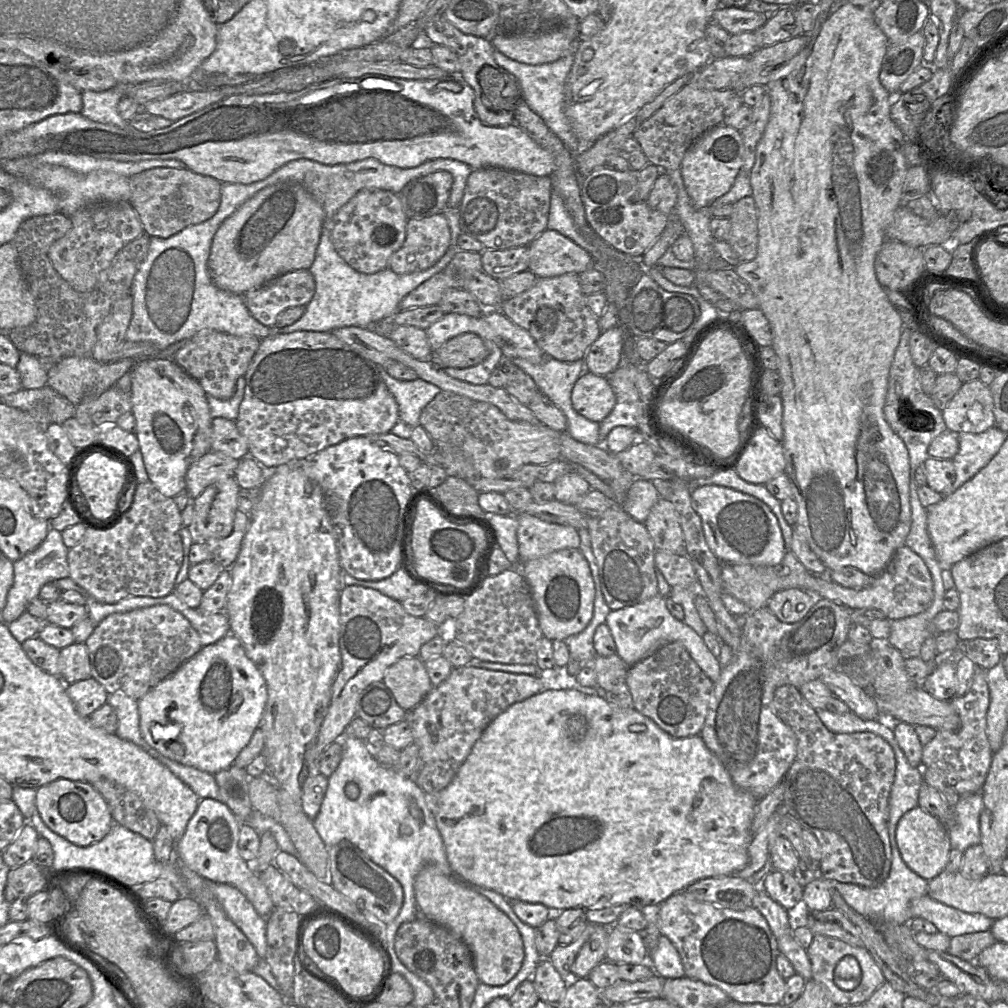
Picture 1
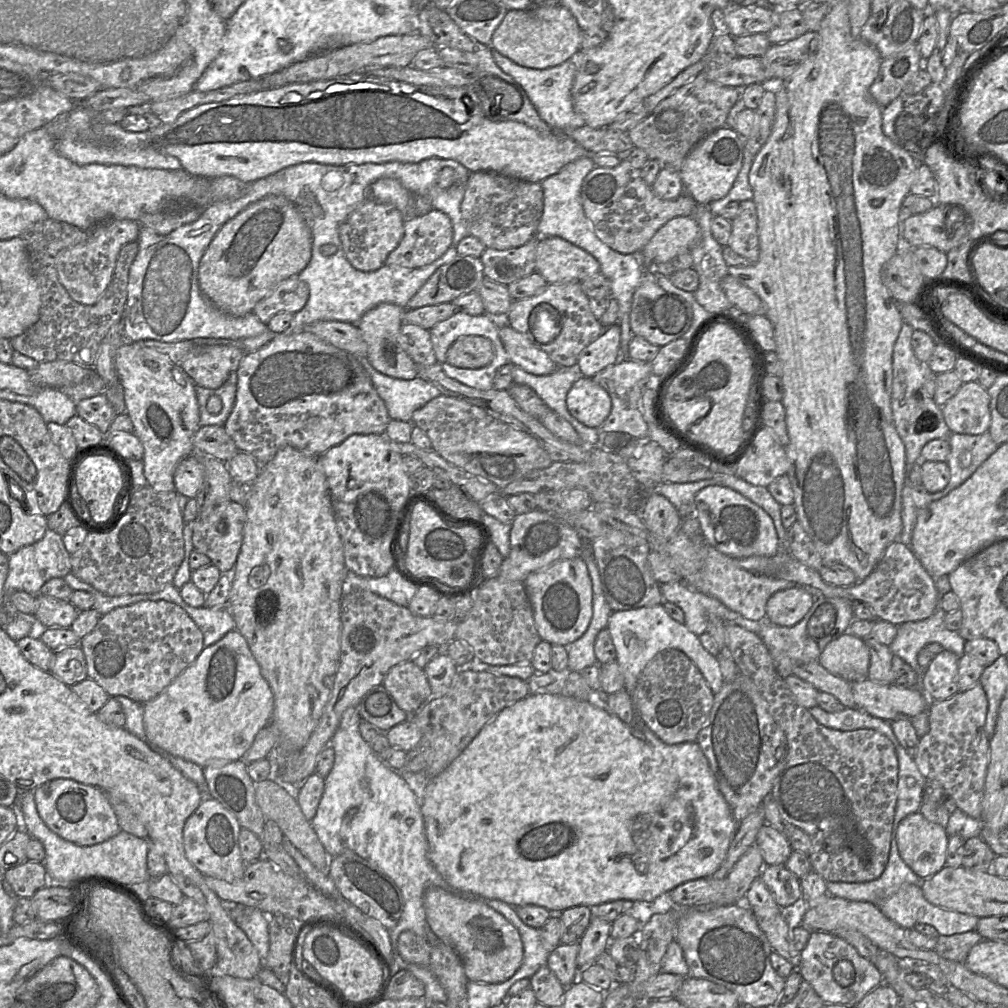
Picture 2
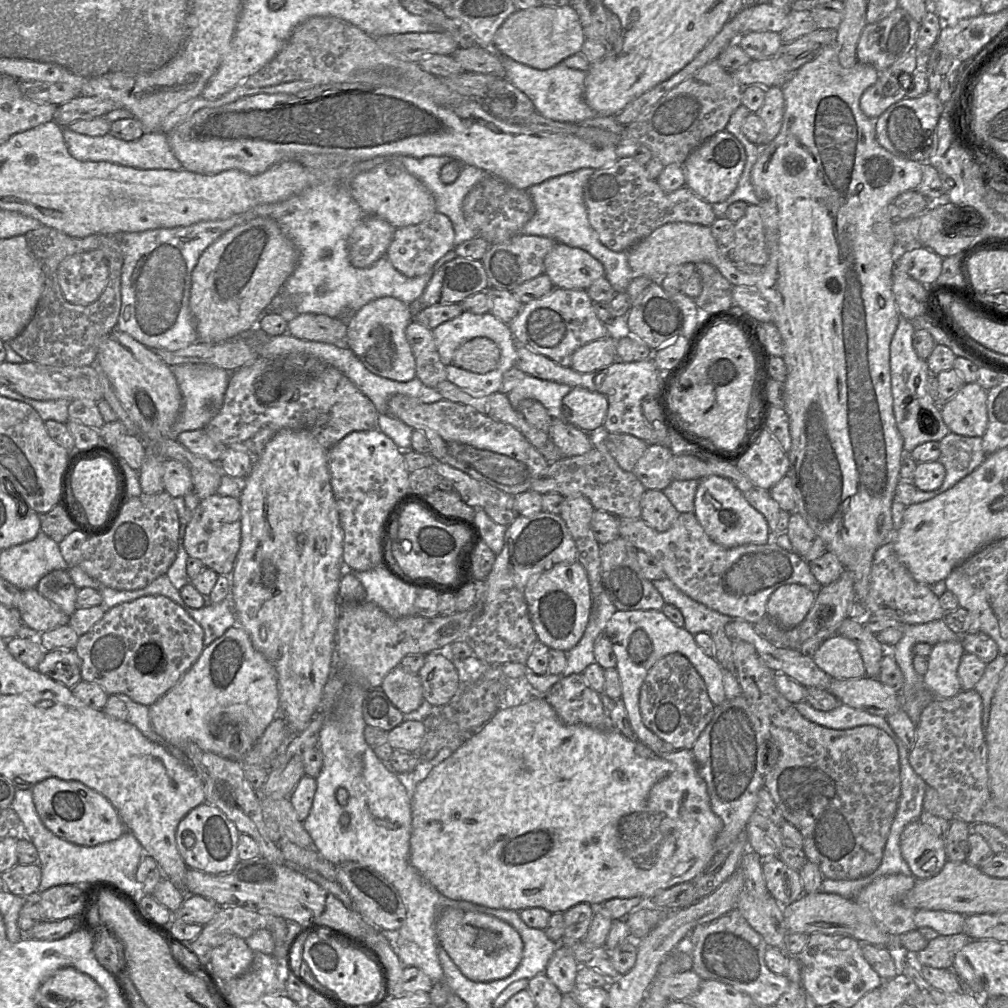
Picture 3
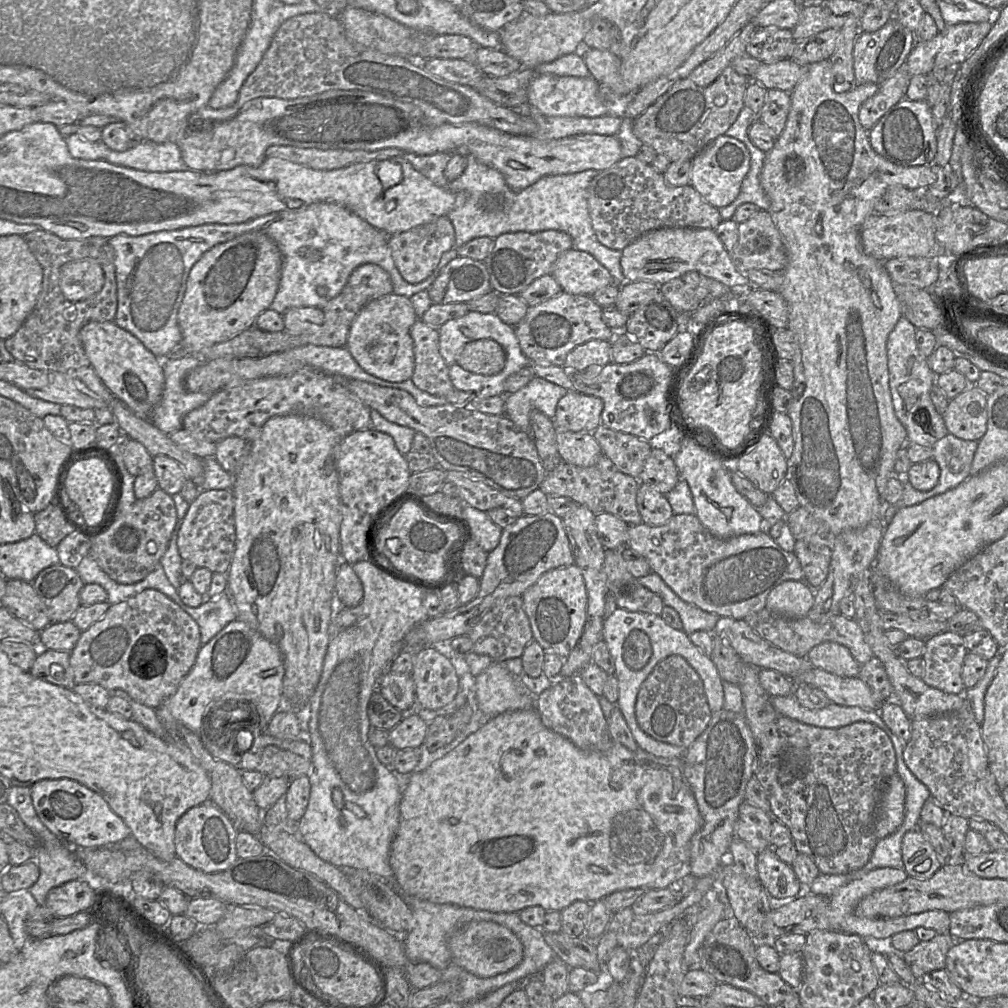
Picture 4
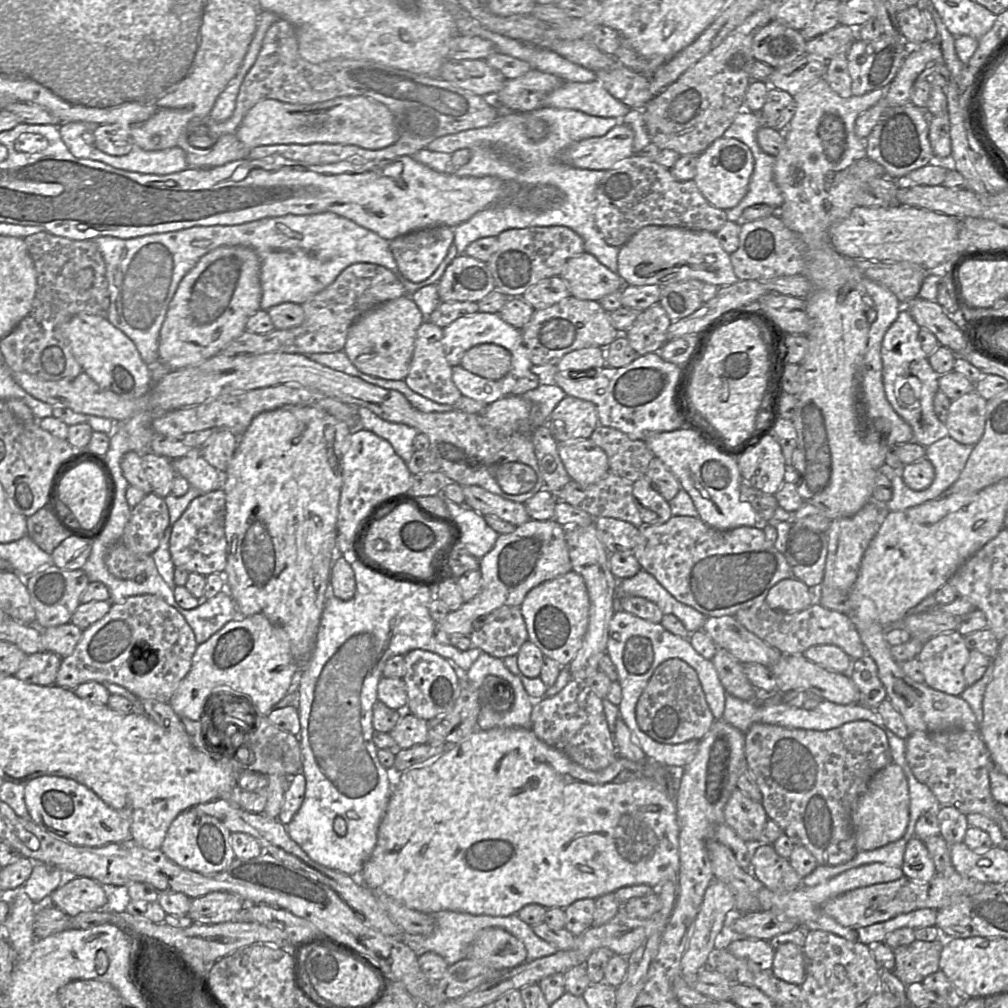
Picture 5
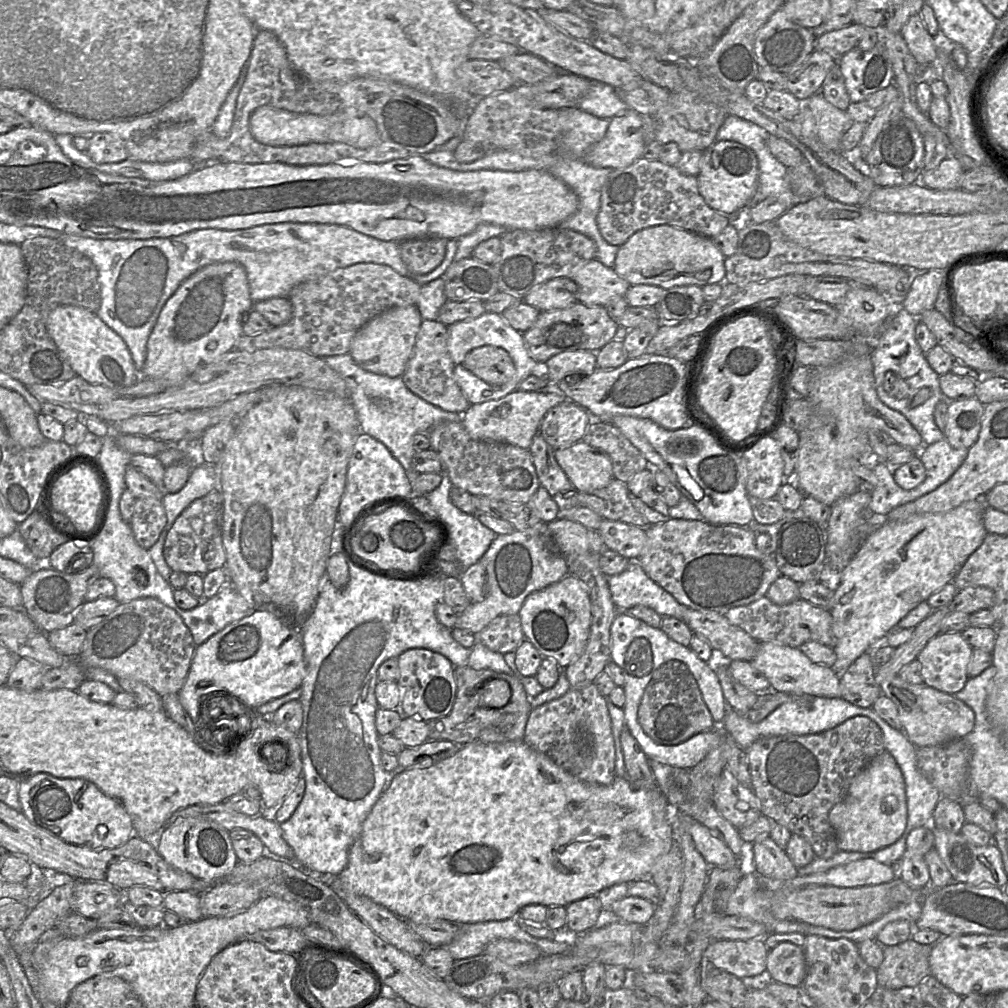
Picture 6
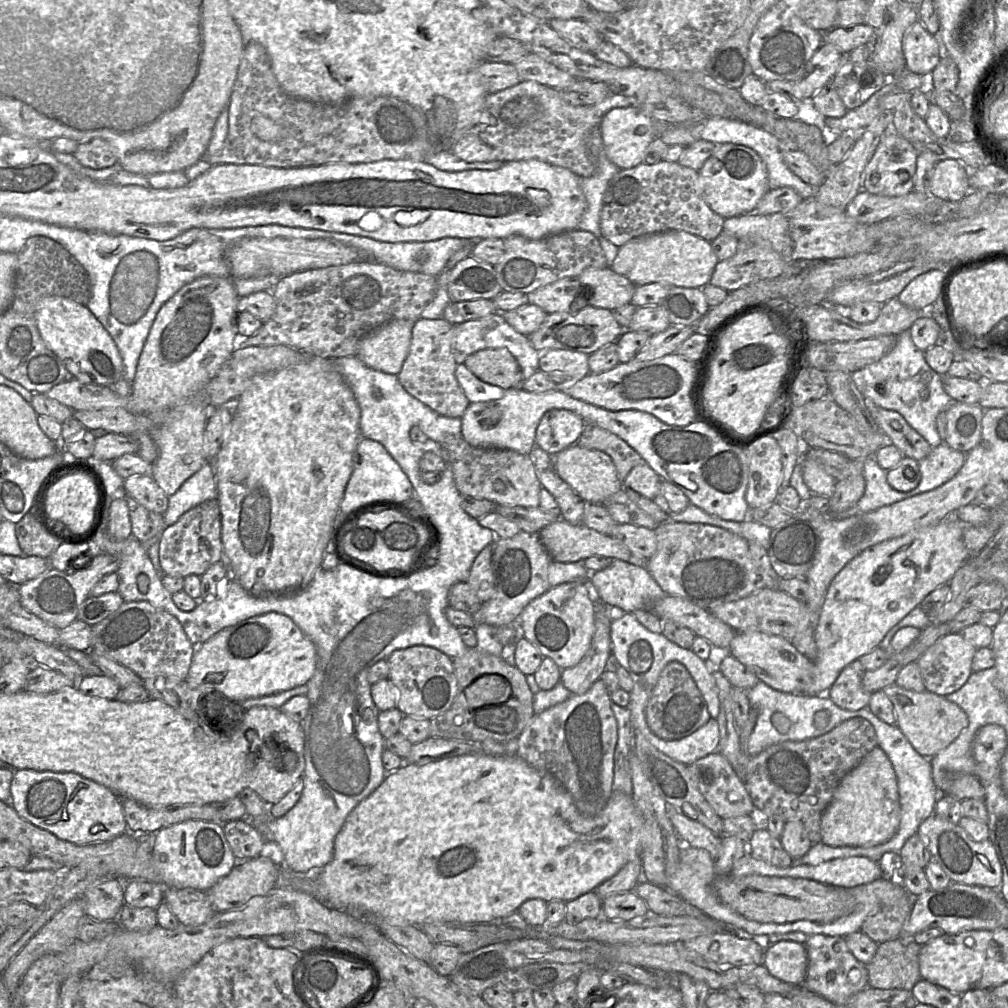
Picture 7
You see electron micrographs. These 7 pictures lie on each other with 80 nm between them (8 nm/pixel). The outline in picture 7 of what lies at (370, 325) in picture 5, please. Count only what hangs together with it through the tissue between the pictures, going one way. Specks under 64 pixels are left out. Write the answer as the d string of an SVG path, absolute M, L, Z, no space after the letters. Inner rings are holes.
M405 319L387 322L362 338L356 356L372 369L398 375L409 352L414 323Z

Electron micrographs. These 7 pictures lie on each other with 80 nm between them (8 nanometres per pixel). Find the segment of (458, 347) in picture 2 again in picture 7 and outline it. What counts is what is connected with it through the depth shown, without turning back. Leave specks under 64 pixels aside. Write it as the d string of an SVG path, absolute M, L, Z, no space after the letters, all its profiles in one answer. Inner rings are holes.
M483 349L469 355L463 363L481 381L504 389L521 388L523 373L507 349Z

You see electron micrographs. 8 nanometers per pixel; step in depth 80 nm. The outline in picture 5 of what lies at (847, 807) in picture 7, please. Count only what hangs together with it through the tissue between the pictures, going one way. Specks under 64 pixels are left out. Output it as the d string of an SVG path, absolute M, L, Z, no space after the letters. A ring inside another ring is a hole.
M893 761L870 779L852 815L856 849L870 851L899 840L905 833L909 819L909 792L902 768Z

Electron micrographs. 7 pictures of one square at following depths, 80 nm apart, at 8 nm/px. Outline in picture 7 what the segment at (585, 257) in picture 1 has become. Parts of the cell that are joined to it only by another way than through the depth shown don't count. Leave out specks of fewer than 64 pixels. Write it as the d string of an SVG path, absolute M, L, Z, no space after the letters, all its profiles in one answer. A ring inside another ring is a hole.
M611 267L586 268L576 279L587 289L587 305L610 311L629 304L636 289Z

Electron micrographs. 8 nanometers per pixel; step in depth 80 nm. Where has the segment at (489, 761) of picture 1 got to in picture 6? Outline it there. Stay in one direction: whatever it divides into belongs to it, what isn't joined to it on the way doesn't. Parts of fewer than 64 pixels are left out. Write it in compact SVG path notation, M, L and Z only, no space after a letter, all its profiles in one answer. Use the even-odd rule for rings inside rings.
M523 740L521 741L508 741L501 743L485 744L480 741L474 741L463 745L455 754L440 760L434 764L411 766L409 768L399 768L397 771L392 772L392 778L390 779L387 787L382 792L381 796L371 809L370 813L362 824L362 830L359 837L355 840L348 852L348 863L347 866L338 874L340 880L345 883L347 888L356 894L369 897L376 903L386 907L400 918L407 922L434 922L435 920L447 920L455 924L467 924L467 923L478 923L488 921L501 921L509 918L518 916L518 912L521 908L529 904L541 904L548 907L551 906L568 906L570 903L589 897L594 896L601 890L610 887L615 884L627 882L631 883L640 879L648 879L650 876L651 869L656 860L666 854L671 849L673 839L673 810L668 805L668 802L659 789L656 786L656 782L648 784L645 787L634 787L626 777L615 776L614 780L609 785L599 785L595 783L589 783L580 780L571 773L567 772L560 766L558 766L551 758L547 755L533 749L528 746Z

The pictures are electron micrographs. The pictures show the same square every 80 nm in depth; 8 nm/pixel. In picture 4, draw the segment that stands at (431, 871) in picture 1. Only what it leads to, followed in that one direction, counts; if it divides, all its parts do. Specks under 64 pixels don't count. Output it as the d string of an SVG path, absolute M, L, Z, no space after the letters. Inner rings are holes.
M476 921L454 930L448 937L452 962L478 977L507 972L523 959L523 945L507 927L492 921Z

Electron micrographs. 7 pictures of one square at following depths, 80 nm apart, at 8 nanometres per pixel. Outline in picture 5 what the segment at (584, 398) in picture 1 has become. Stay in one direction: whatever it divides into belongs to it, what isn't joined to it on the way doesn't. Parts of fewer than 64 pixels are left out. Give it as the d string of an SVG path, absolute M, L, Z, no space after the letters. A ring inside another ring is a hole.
M565 396L552 411L546 425L558 443L590 438L599 425L595 404Z

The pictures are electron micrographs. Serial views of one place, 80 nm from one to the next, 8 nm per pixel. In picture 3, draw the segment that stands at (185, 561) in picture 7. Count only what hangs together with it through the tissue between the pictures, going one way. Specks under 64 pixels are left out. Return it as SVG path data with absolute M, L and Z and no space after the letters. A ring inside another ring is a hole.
M213 494L200 501L190 514L184 535L184 547L189 557L202 561L205 567L219 575L230 576L241 543L241 506L238 498Z

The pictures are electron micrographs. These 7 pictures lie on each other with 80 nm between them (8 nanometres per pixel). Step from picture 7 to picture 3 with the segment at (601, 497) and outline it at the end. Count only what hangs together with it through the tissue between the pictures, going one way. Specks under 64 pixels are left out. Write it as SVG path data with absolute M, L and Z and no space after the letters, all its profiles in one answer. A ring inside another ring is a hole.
M552 419L549 435L564 457L583 455L593 448L590 434L563 419Z

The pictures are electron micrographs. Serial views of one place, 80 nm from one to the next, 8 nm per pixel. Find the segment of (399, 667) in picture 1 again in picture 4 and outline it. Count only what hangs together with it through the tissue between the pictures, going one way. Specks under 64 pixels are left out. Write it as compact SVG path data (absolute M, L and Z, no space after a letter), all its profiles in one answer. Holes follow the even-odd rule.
M387 671L379 679L378 690L400 712L416 703L415 684L410 674Z

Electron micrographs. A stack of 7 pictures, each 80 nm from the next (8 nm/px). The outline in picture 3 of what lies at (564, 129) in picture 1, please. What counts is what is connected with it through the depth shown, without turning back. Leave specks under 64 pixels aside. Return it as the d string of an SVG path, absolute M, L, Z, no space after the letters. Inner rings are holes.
M499 54L499 56L505 69L505 78L531 100L536 112L544 118L557 122L583 124L624 137L625 127L618 123L615 116L597 116L587 105L584 98L586 72L568 68L563 63L539 70L518 63L506 55Z

